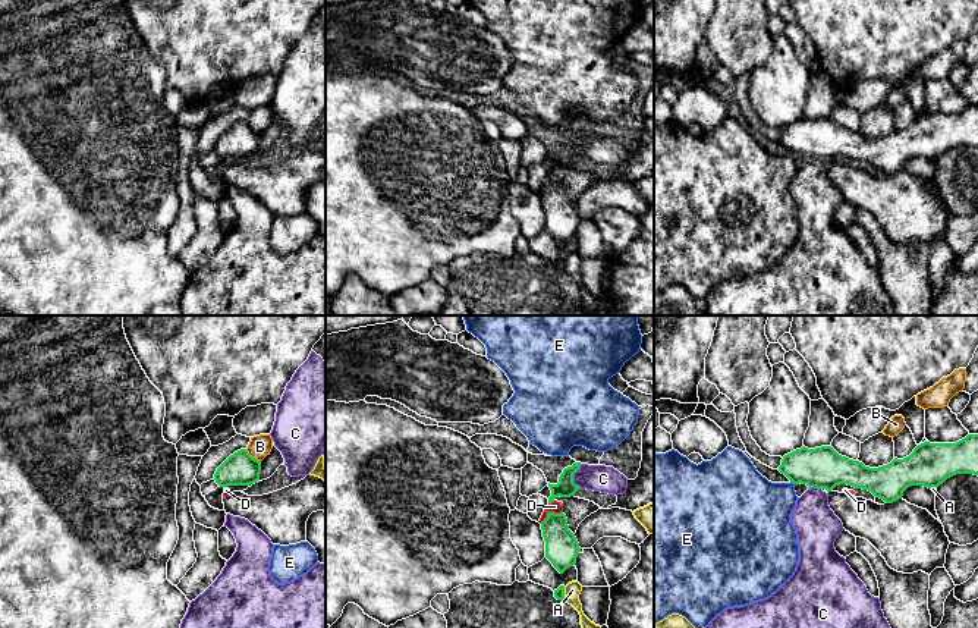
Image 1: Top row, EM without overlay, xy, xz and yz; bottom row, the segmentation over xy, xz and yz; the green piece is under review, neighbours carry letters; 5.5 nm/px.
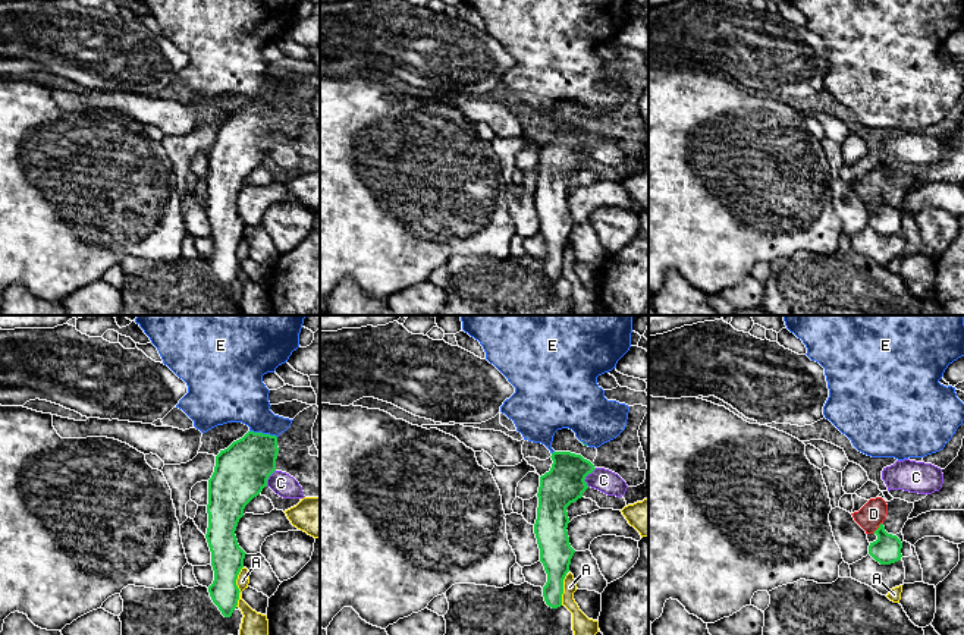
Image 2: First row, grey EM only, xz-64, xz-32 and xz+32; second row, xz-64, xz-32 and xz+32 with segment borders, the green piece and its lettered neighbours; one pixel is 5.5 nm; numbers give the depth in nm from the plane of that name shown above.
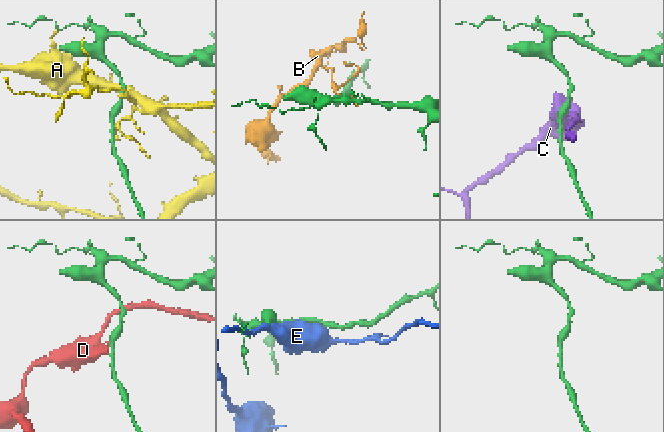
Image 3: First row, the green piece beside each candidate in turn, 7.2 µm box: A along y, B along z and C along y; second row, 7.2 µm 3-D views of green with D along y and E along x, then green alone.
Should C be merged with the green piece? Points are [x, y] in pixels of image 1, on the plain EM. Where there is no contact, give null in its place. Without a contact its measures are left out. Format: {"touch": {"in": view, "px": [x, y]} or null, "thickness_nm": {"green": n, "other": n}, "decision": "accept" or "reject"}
{"touch": {"in": "xz", "px": [572, 147]}, "thickness_nm": {"green": 100, "other": 150}, "decision": "reject"}

